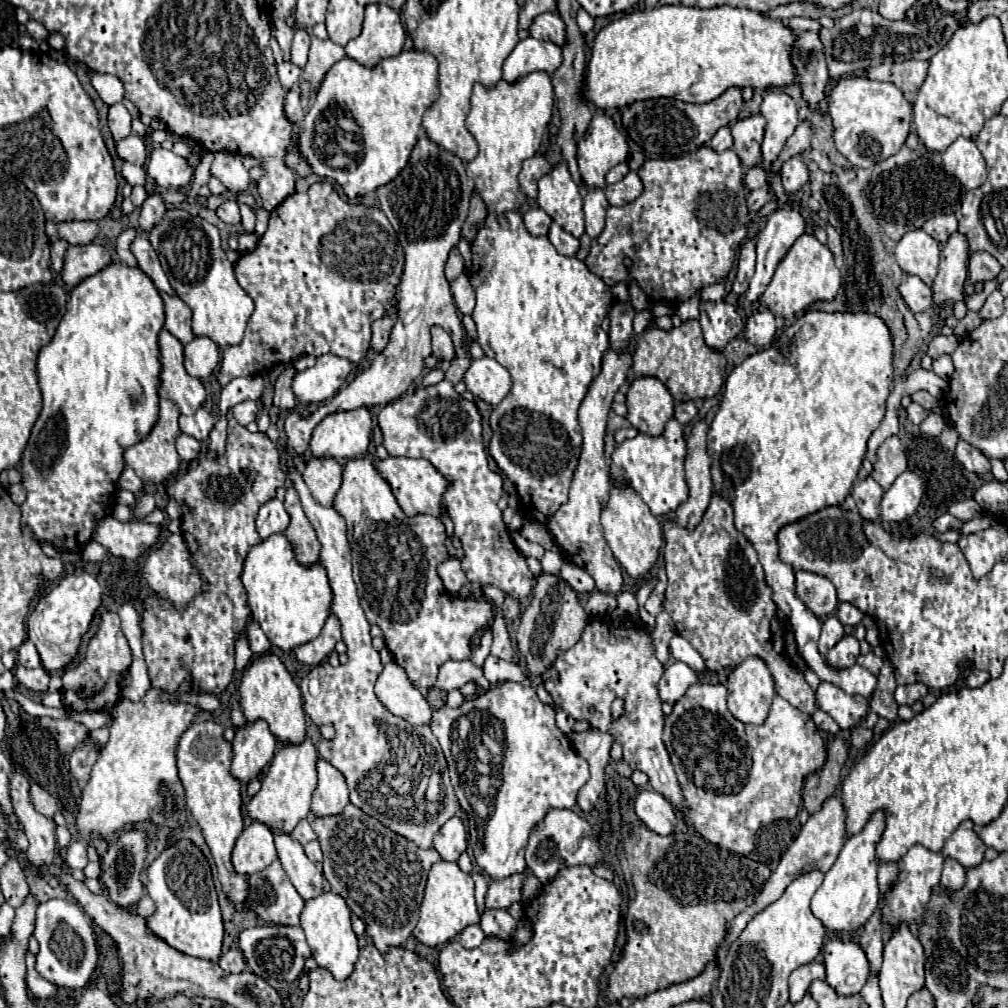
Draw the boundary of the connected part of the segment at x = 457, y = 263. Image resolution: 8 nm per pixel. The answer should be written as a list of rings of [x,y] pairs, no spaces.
[[[454,247],[448,257],[448,263],[446,263],[446,277],[448,277],[448,281],[452,281],[462,273],[464,273],[464,259],[462,259],[458,247]]]

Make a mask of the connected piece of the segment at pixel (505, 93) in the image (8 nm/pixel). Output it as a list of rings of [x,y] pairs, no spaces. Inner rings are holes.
[[[532,71],[528,77],[514,83],[504,79],[494,87],[476,83],[470,101],[472,109],[466,119],[466,127],[476,137],[480,153],[466,167],[468,177],[474,181],[474,187],[484,199],[488,211],[498,215],[518,211],[526,203],[526,195],[518,187],[518,171],[524,159],[536,155],[542,135],[550,123],[554,107],[552,77],[544,71]]]

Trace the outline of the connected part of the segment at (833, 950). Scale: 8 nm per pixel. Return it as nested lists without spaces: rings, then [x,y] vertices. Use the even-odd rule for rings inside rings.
[[[832,937],[824,947],[826,981],[840,995],[858,993],[870,973],[864,949],[854,937]]]

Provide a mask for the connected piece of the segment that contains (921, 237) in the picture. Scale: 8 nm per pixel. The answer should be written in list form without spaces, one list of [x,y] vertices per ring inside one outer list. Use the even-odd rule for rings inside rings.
[[[922,229],[908,231],[896,243],[894,255],[902,271],[920,277],[926,285],[932,285],[940,261],[940,245],[934,237]]]

